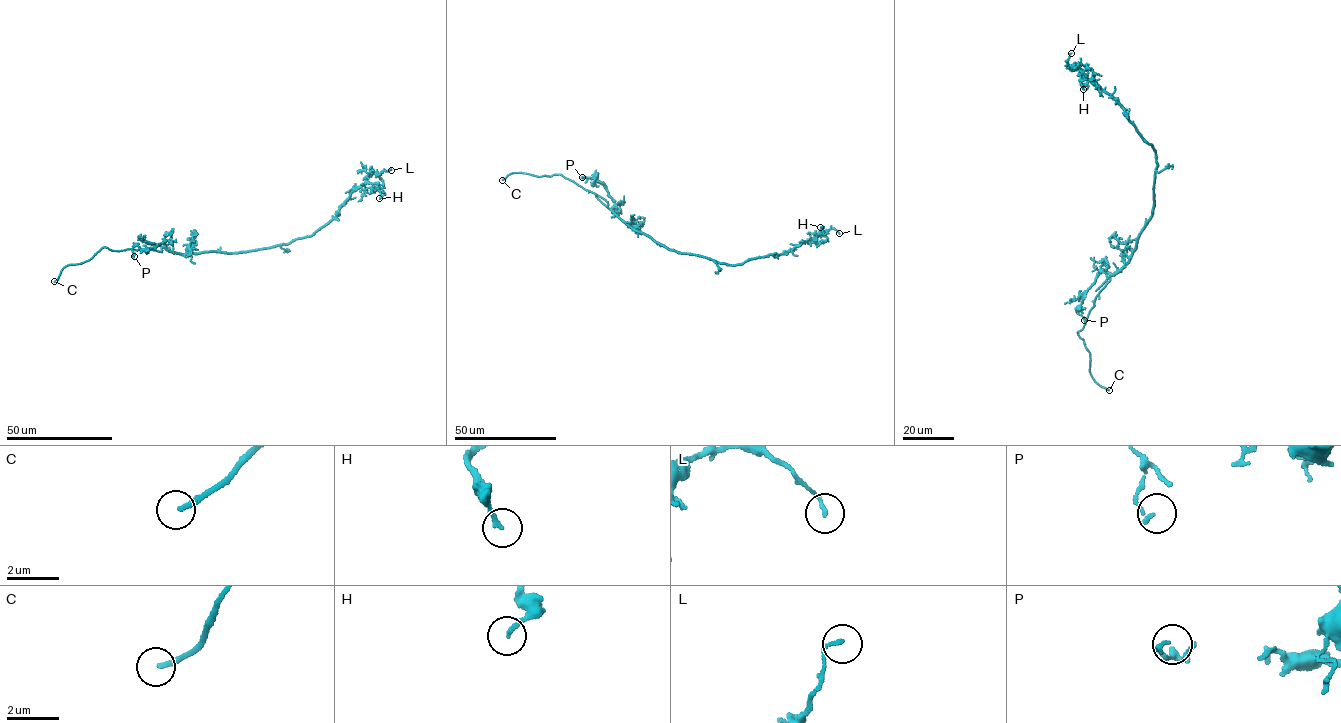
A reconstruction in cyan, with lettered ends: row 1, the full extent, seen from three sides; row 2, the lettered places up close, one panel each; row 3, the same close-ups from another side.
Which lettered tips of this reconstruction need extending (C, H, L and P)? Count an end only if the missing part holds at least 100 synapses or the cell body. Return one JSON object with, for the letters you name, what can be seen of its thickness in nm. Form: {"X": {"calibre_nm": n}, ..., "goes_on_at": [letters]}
{"C": {"calibre_nm": 190}, "goes_on_at": ["C"]}

